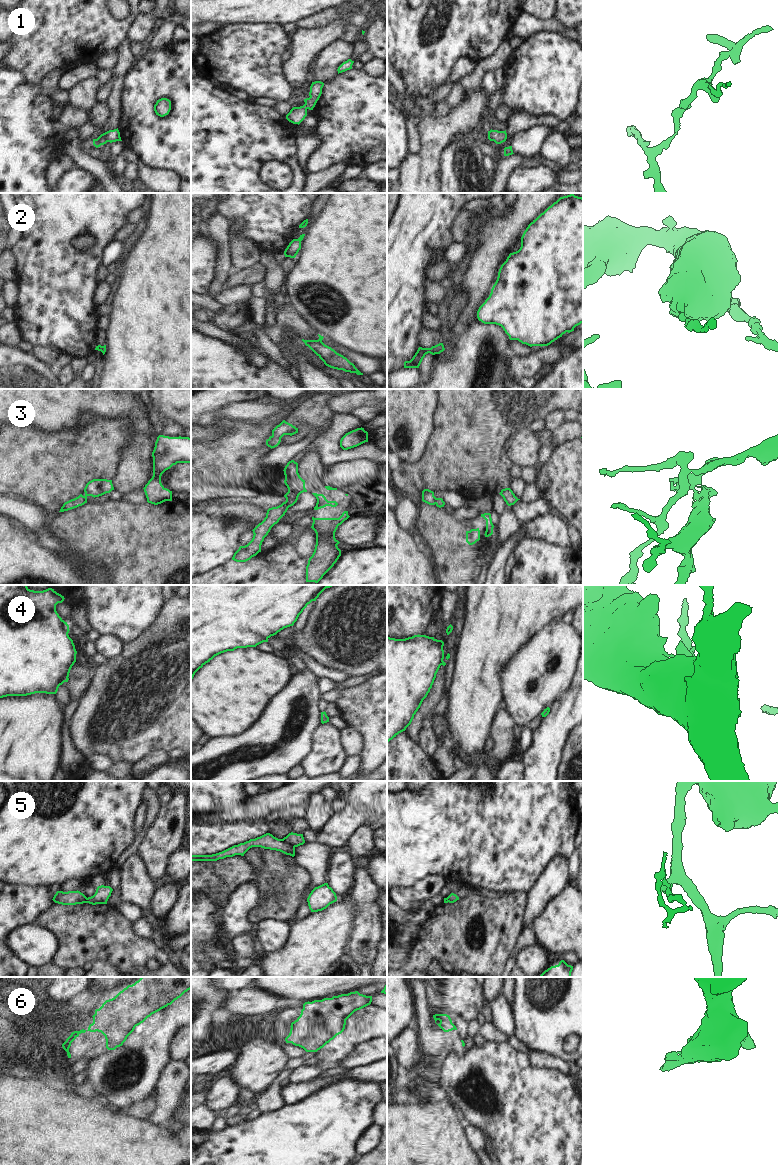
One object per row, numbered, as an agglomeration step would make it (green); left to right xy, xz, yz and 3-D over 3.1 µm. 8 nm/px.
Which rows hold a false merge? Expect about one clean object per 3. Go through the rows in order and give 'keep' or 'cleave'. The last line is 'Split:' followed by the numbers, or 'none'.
1: keep
2: keep
3: keep
4: cleave
5: cleave
6: keep
Split: 4, 5

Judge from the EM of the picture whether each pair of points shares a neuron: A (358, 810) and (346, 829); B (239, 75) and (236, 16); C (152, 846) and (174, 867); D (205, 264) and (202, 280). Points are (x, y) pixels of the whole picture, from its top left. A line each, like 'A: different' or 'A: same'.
A: same
B: different
C: different
D: same

